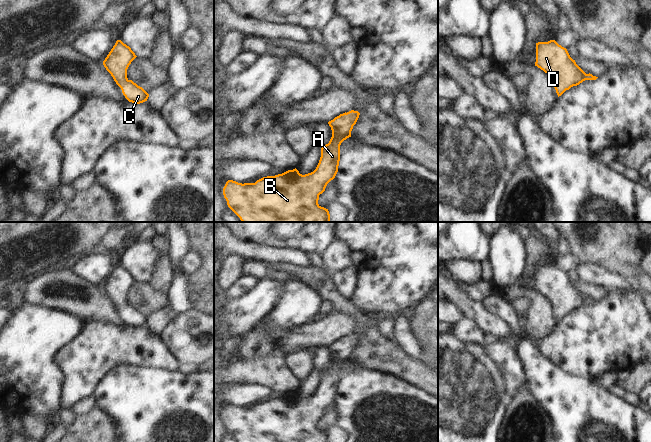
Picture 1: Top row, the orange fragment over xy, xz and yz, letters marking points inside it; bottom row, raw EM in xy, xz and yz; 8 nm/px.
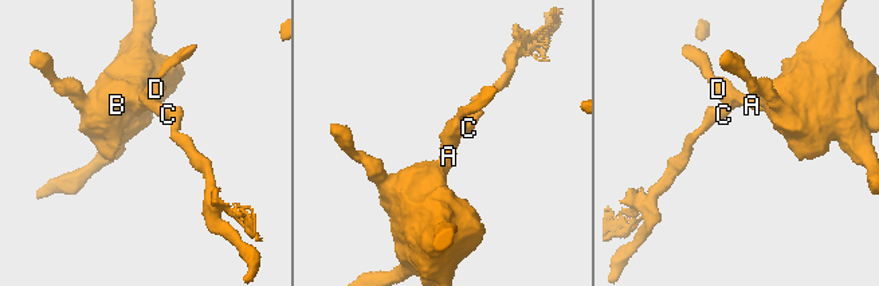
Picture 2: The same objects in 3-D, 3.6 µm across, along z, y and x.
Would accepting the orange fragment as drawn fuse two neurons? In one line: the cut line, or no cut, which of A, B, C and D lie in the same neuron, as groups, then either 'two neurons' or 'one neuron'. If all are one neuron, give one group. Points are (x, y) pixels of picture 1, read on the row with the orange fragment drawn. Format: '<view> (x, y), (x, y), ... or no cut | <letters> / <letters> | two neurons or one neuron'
no cut | A B C D | one neuron

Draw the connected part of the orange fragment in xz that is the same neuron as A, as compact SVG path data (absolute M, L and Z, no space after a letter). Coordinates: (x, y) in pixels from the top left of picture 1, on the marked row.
M351 110L328 122L332 137L329 143L321 148L319 163L311 173L302 175L295 168L275 176L263 177L255 183L242 184L228 180L223 188L228 207L242 222L330 222L328 209L318 204L319 195L335 178L340 161L340 145L351 137L359 115L358 111Z

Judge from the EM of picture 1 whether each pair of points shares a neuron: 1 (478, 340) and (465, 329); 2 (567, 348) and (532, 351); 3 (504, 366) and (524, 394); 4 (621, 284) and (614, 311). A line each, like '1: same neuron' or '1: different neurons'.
1: same neuron
2: different neurons
3: different neurons
4: different neurons

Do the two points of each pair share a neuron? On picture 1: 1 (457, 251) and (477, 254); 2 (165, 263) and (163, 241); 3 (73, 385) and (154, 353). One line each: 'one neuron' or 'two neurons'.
1: one neuron
2: one neuron
3: one neuron

